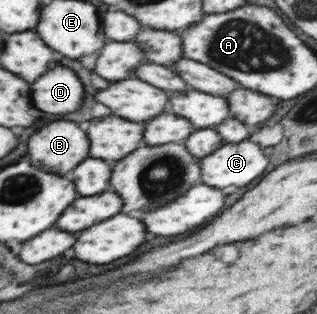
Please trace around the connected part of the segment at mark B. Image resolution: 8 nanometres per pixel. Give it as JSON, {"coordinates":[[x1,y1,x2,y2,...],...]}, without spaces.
{"coordinates":[[55,121,31,135,29,157,35,167,65,176,89,157,89,139,77,123]]}

